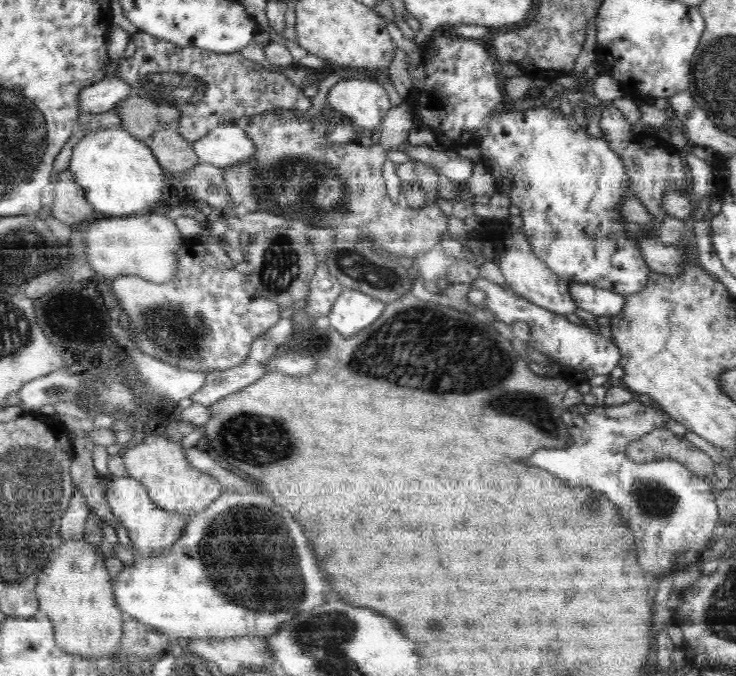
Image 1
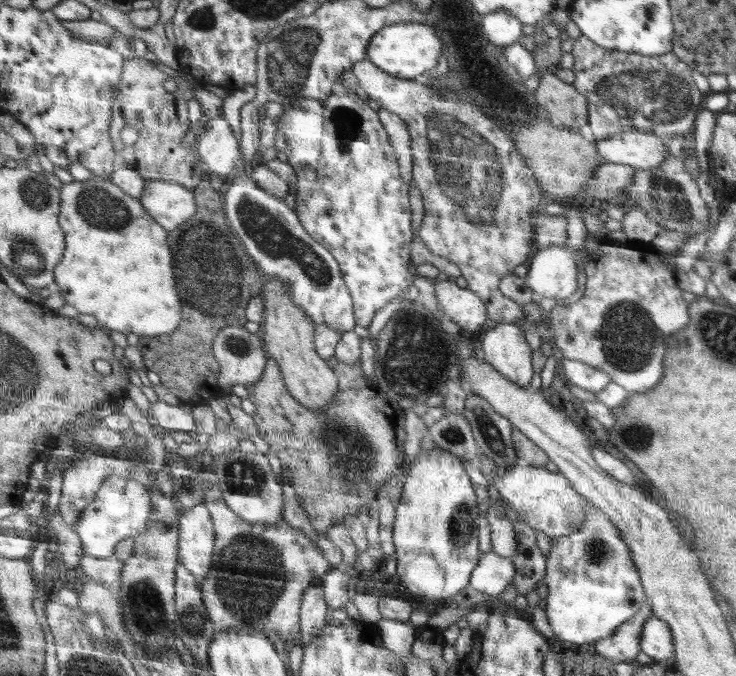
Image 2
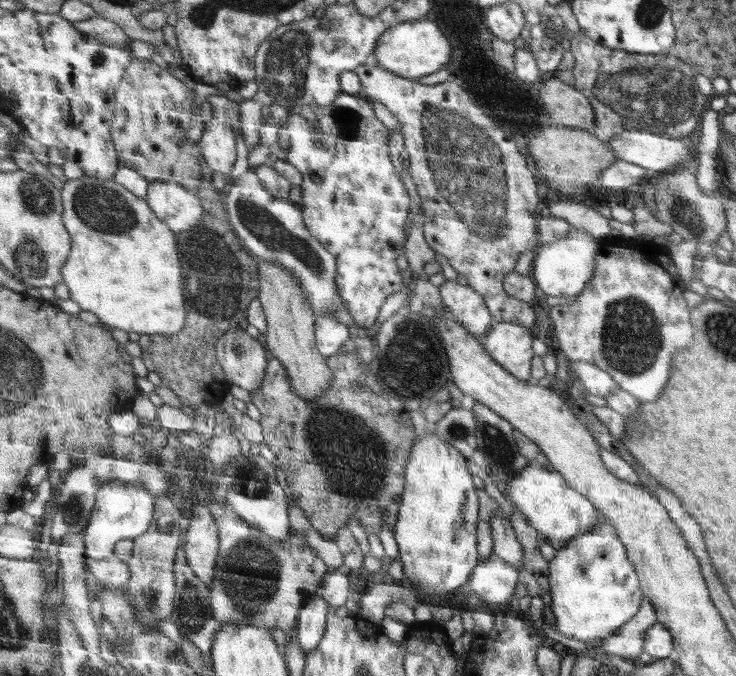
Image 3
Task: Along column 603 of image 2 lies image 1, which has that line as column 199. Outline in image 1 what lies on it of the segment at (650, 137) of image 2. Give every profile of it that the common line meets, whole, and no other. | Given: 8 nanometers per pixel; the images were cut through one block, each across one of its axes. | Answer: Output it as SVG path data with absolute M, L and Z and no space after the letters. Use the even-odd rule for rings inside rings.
M233 122L216 125L205 138L192 144L199 162L220 168L245 164L257 156L257 147L248 132Z

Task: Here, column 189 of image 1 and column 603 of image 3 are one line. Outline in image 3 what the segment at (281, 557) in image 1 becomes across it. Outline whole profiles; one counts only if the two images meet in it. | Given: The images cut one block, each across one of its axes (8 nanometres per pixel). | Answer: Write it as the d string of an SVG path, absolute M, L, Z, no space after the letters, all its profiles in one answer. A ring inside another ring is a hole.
M606 519L596 524L590 532L580 534L572 541L566 542L562 549L557 549L556 556L549 563L549 584L552 594L550 607L556 617L558 632L587 643L594 638L612 637L636 616L644 600L640 579L637 577L636 568L629 562L625 544L618 538L616 527Z

